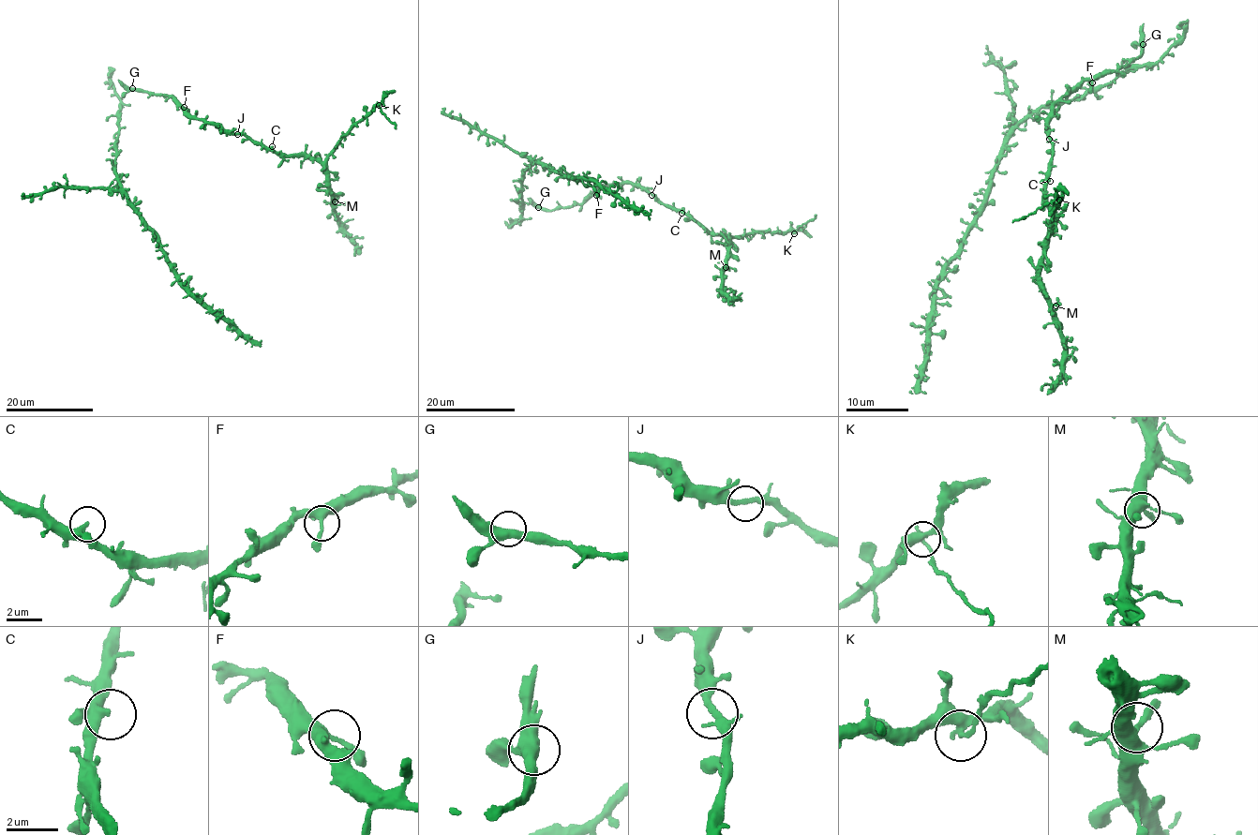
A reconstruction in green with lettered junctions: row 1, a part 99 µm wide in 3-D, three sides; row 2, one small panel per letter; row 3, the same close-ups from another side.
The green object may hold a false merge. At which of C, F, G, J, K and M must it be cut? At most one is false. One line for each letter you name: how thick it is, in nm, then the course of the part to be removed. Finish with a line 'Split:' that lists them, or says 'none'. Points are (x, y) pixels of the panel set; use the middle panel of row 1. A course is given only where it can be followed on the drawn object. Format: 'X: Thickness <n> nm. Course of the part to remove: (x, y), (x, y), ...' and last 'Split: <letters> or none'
K: Thickness 280 nm. Course of the part to remove: (793, 232), (816, 215)
Split: K

